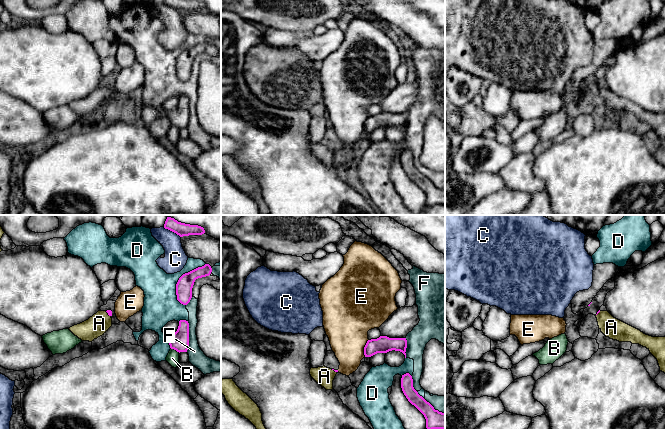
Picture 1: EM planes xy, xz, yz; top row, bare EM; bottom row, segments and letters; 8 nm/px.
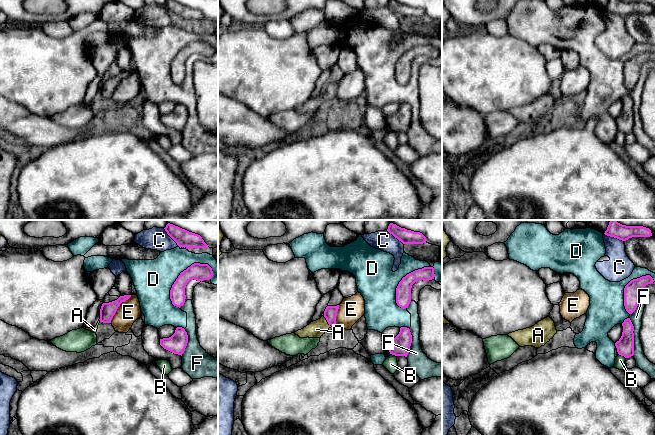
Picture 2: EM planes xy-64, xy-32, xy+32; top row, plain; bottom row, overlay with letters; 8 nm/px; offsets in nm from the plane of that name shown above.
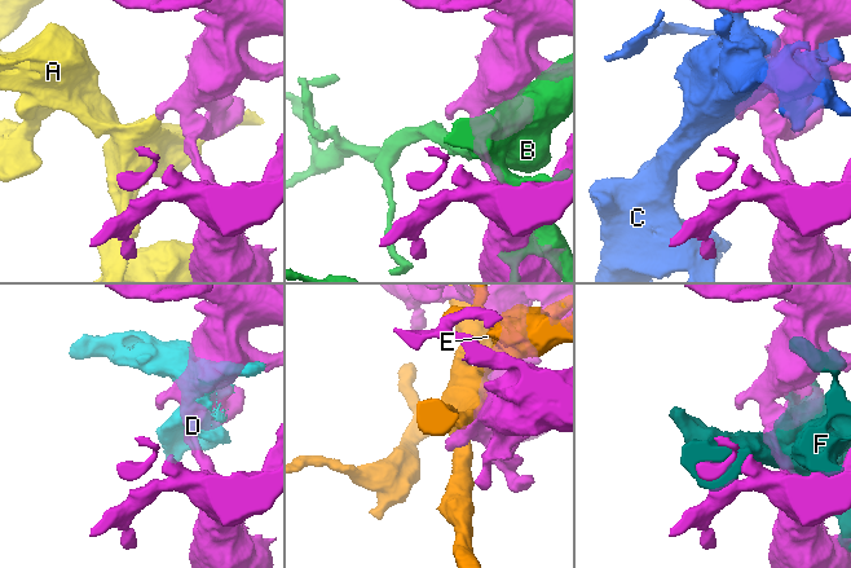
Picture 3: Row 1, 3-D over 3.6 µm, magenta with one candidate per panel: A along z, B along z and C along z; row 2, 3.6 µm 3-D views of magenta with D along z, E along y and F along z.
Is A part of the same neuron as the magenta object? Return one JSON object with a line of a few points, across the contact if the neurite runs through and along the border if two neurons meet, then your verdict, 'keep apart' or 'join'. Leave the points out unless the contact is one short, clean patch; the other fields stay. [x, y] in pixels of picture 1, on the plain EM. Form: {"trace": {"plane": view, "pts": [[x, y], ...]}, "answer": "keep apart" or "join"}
{"trace": {"plane": "xy", "pts": [[109, 88], [108, 90], [99, 99]]}, "answer": "join"}

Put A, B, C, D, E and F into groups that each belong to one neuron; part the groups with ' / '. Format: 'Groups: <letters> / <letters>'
Groups: A / B / C / D F / E

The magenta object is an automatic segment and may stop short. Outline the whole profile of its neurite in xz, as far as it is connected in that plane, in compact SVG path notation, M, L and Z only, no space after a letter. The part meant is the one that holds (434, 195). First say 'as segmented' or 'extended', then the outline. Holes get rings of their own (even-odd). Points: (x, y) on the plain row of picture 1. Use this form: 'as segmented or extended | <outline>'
as segmented | M409 149L402 151L401 164L408 177L424 191L427 205L445 205L445 189L435 186L418 170L413 163L413 155Z

